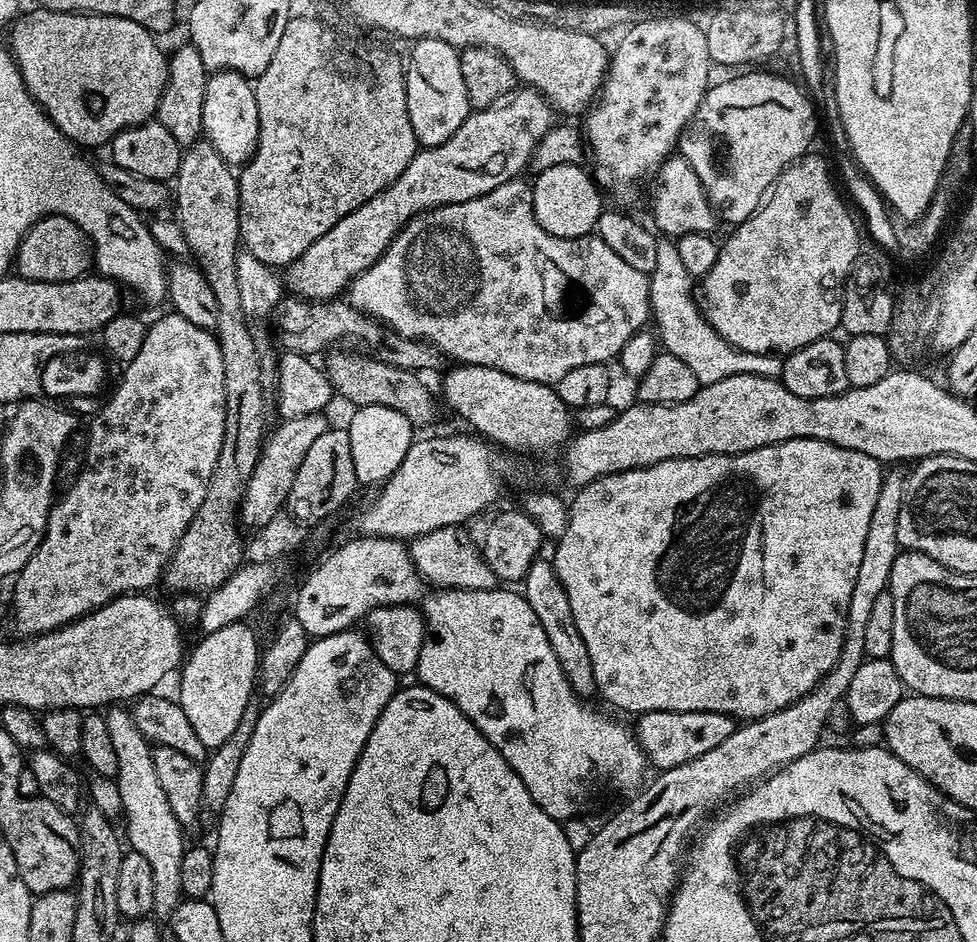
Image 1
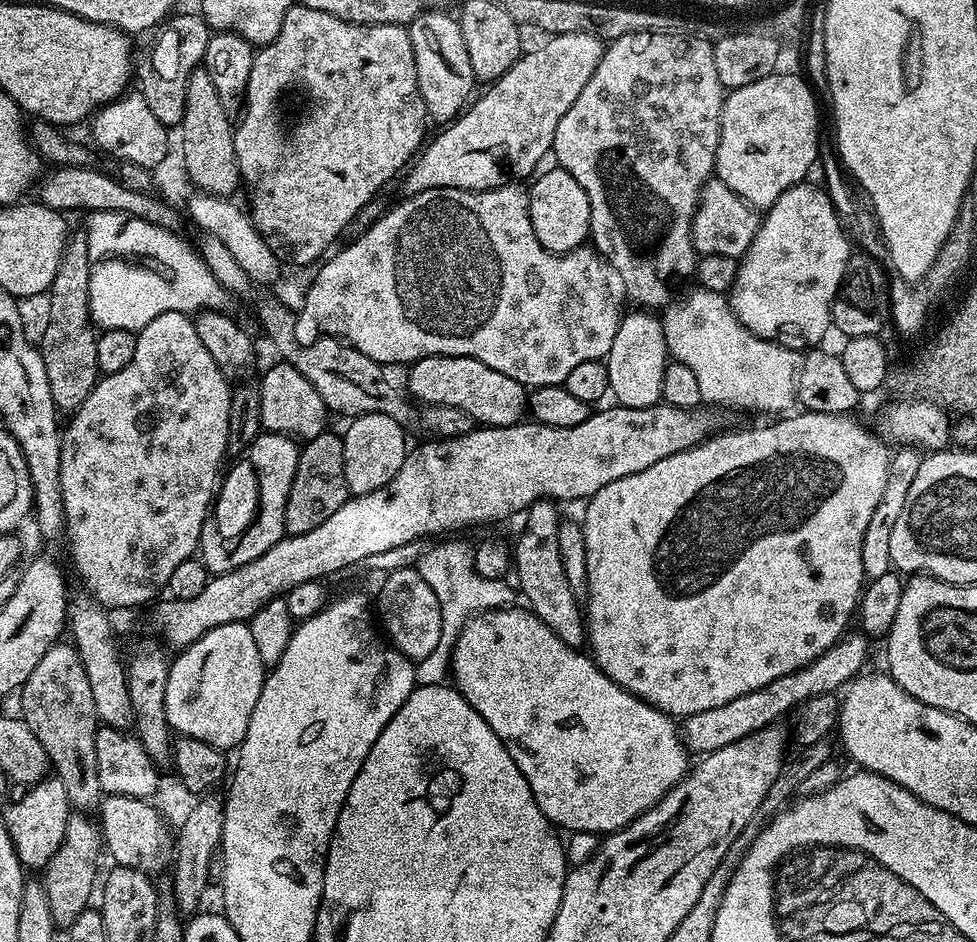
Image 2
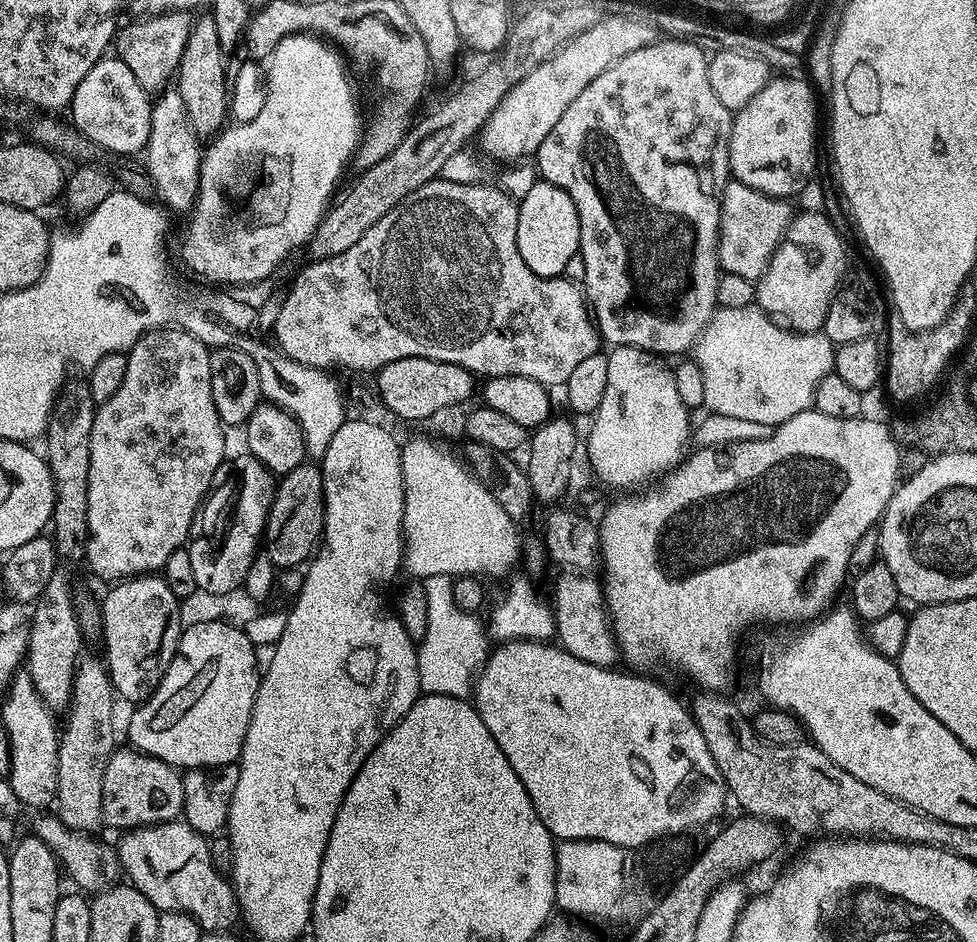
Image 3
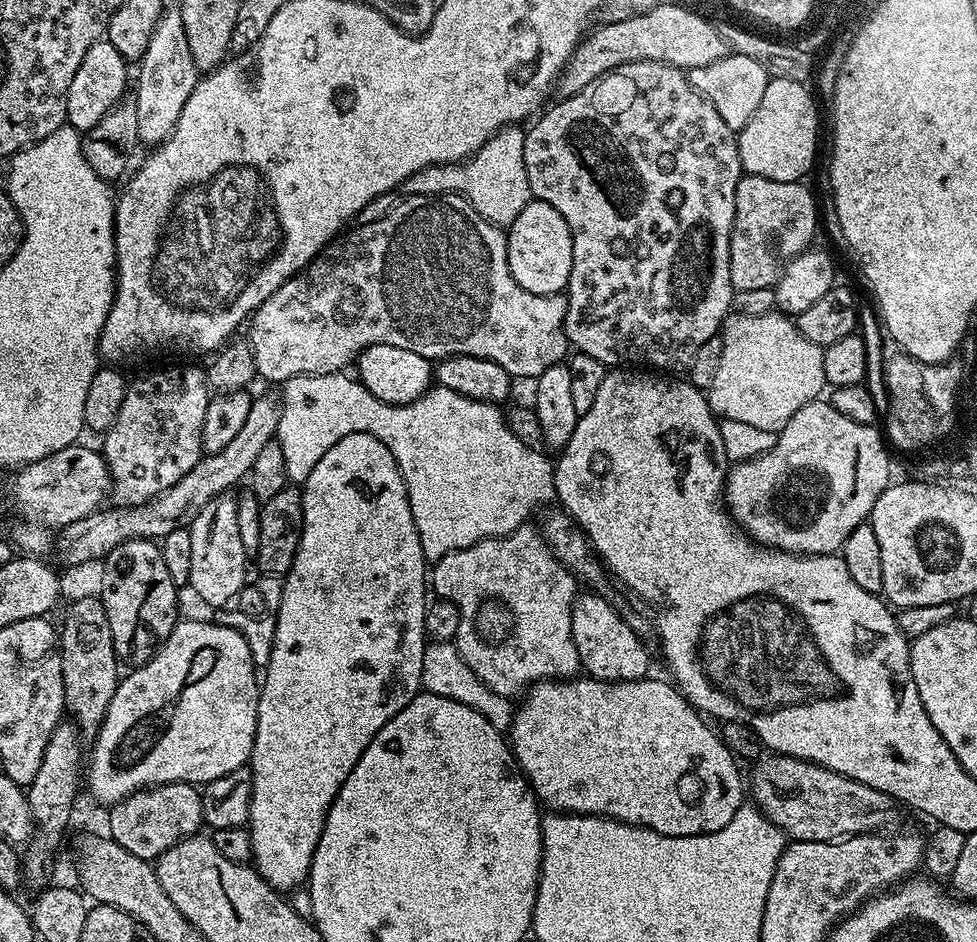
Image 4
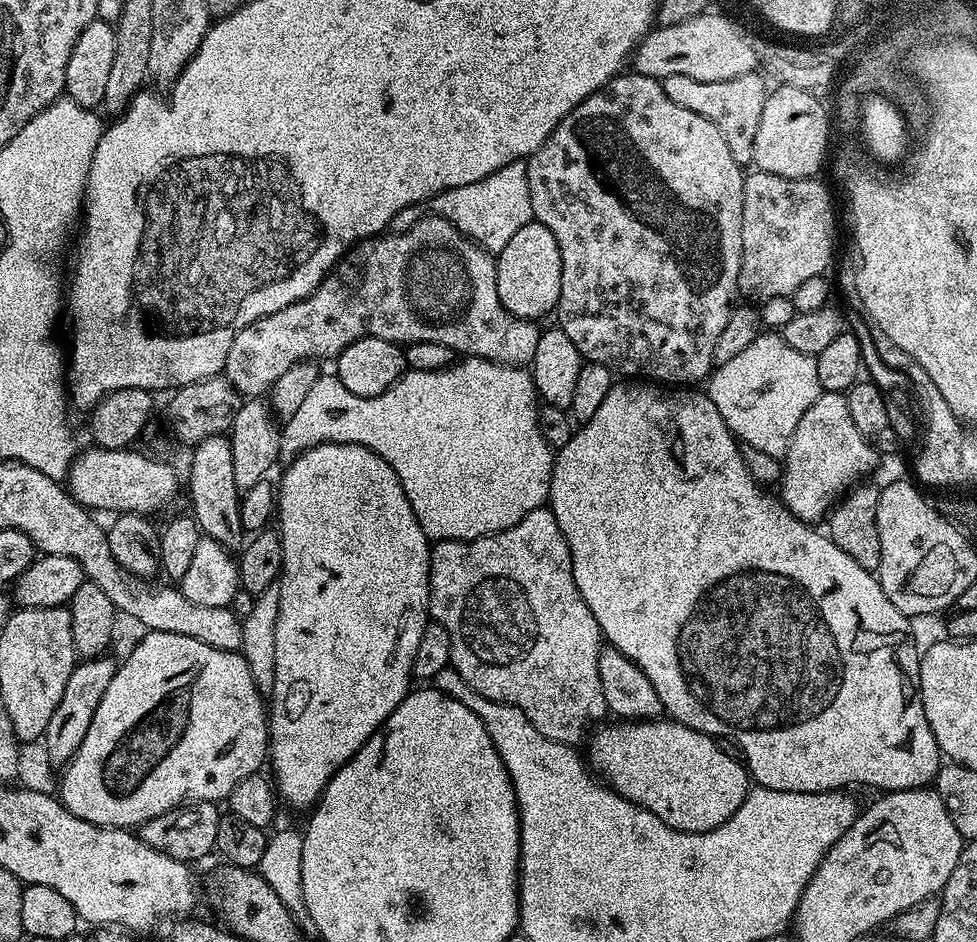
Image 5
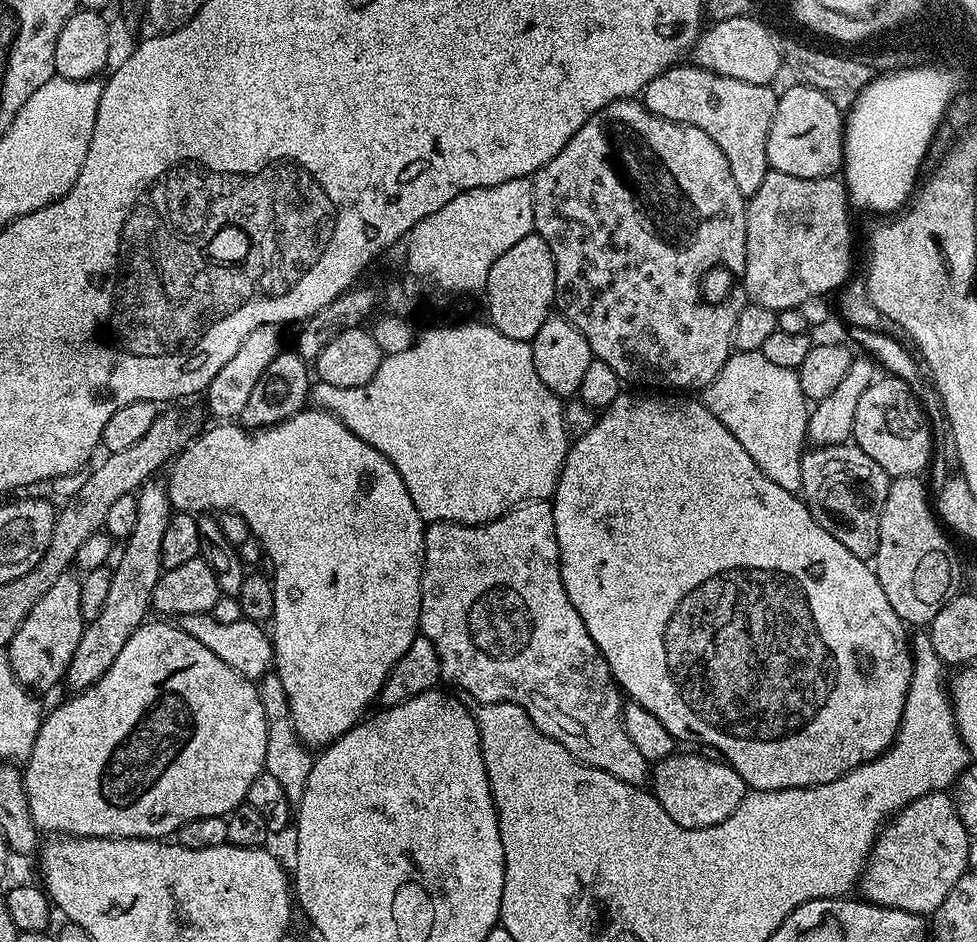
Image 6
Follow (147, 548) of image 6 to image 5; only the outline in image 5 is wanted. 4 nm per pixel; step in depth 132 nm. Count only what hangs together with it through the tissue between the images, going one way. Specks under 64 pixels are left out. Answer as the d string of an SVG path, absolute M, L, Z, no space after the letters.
M101 654L91 658L81 659L79 663L77 663L76 669L70 674L68 681L66 681L66 690L62 690L62 699L58 701L58 707L54 709L54 715L50 717L50 726L46 726L46 730L42 737L42 744L45 744L45 746L48 747L48 760L50 763L57 764L57 766L67 764L68 761L72 759L72 755L78 750L78 746L82 746L82 738L86 738L86 730L90 728L90 722L94 720L94 710L98 710L98 702L102 702L102 694L106 694L106 686L110 686L110 678L114 678L114 674L118 667L117 661L115 659L112 661L110 657L111 655Z

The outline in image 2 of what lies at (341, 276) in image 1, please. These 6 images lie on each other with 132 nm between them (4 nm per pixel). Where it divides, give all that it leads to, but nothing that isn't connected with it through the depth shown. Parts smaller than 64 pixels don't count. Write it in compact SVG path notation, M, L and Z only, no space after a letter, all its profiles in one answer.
M595 31L549 35L546 40L545 44L538 45L533 52L525 51L519 60L512 63L512 68L506 70L506 74L485 87L488 89L481 94L480 100L473 99L455 120L441 127L444 129L423 145L422 151L407 169L408 177L404 180L403 190L405 193L430 188L466 188L471 192L481 192L512 181L523 181L523 176L531 177L541 167L540 159L544 155L547 157L552 151L554 130L558 130L562 114L566 114L566 110L574 106L578 94L582 94L582 86L586 86L586 82L590 82L590 74L598 70L598 62L602 62L606 47L605 41Z

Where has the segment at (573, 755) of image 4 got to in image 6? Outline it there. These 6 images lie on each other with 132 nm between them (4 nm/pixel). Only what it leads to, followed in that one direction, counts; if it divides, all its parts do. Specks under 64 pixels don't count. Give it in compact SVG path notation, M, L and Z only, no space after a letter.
M673 754L658 764L662 810L683 828L709 828L734 814L746 795L746 785L731 764L721 760L708 760L701 754L680 756Z

